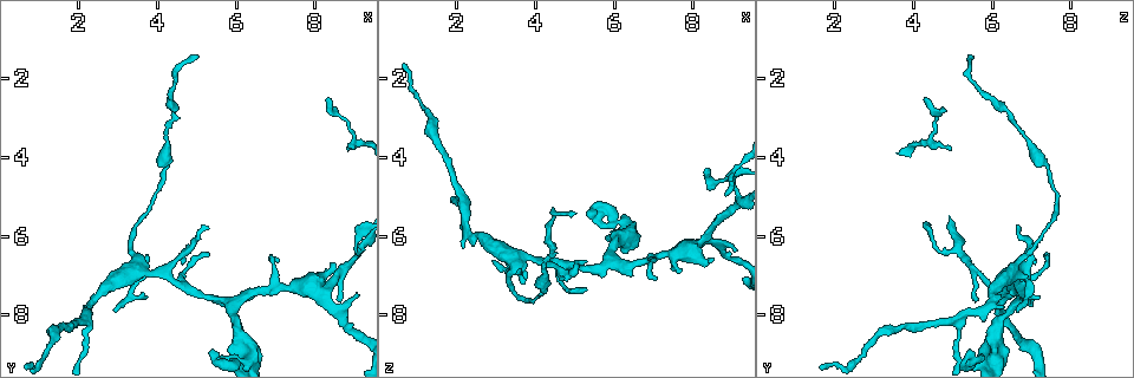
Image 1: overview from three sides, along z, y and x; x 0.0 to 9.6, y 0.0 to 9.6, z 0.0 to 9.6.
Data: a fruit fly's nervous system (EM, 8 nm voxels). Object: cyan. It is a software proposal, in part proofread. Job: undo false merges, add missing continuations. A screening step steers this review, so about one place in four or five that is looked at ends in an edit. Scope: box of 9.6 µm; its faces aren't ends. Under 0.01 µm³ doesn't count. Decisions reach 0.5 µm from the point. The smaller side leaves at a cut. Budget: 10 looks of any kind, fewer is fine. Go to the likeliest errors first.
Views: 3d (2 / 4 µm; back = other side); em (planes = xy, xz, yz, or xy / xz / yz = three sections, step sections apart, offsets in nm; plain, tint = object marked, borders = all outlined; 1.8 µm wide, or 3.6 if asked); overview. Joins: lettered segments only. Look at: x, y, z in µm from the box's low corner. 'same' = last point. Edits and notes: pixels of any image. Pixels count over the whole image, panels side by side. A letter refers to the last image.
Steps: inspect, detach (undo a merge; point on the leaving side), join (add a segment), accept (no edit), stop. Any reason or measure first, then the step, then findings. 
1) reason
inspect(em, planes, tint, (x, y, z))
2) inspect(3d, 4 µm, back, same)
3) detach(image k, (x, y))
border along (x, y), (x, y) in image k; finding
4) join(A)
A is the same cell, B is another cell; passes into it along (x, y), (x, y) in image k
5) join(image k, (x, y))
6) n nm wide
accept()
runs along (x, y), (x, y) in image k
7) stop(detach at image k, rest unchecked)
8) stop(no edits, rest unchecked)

arms part here
inspect(em, yz, step 4, borders, (9.10, 6.35, 5.10))

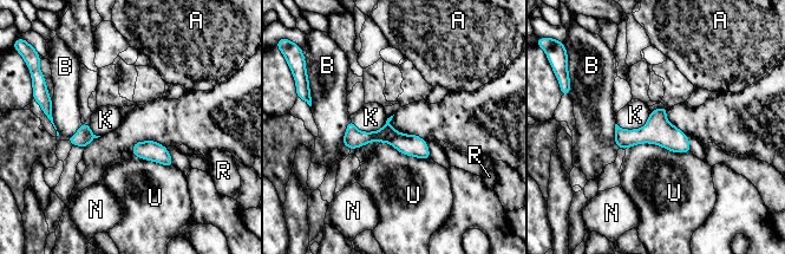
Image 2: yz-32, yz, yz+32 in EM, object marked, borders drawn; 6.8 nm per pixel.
accept()
A, B, K, N, R and U are other cells; runs along (346, 141), (392, 136), (426, 155) in image 2; continuous, no second neuron

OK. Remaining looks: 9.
sudden change in width
inspect(em, planes, borders, (4.20, 4.40, 7.45))

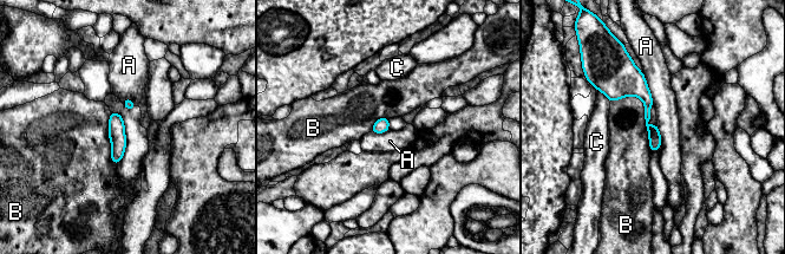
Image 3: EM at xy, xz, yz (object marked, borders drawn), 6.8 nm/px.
B touches over 340 nm
accept()
A, B and C are other cells; runs along (616, 65), (647, 99), (654, 148) in image 3; all the same neuron

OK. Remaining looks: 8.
free end
inspect(em, planes, plain, (8.35, 2.45, 4.35))

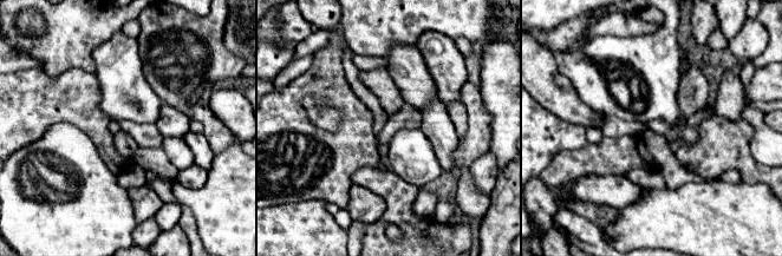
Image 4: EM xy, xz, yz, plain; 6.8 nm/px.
inspect(em, planes, borders, same)

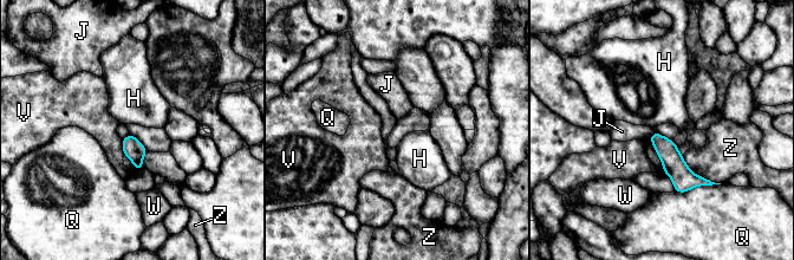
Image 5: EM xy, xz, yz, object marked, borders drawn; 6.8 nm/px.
accept()
H, J, Q, V, W and Z are other cells; border along (653, 132), (649, 140) in image 5; none of them fits

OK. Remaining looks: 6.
tapers out
inspect(3d, 4 µm, (5.25, 5.80, 6.65))

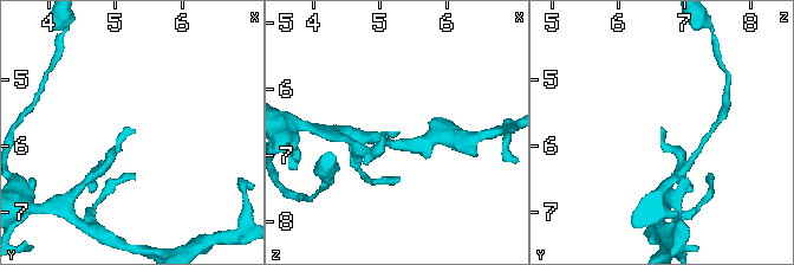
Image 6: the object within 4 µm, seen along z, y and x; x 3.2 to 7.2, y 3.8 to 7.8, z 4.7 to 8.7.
inspect(em, xy, step 4, plain, (5.25, 5.70, 6.70))

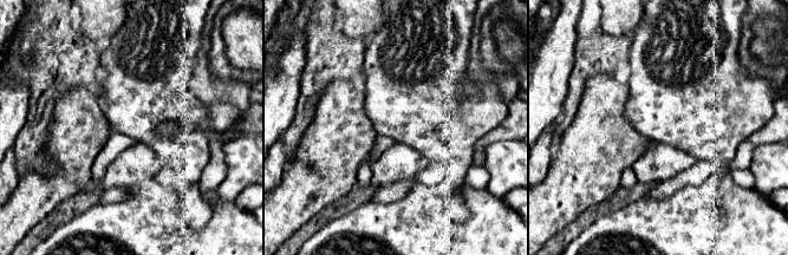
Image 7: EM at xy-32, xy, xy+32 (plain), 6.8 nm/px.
see the neighbours
inspect(em, xy, step 4, borders, same)

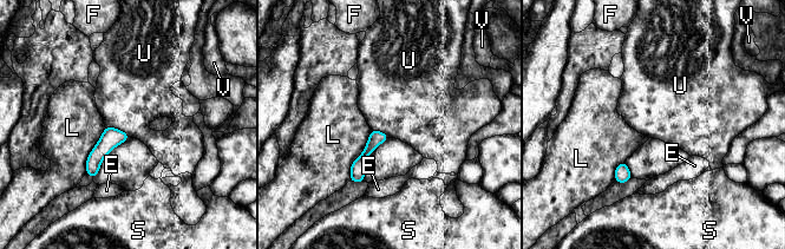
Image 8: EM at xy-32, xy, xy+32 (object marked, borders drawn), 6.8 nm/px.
L touches over 380 nm
accept()
E, F, L, S, U and V are other cells; no lettered segment goes on from it

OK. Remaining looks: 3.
stop(no edits, rest unchecked)

